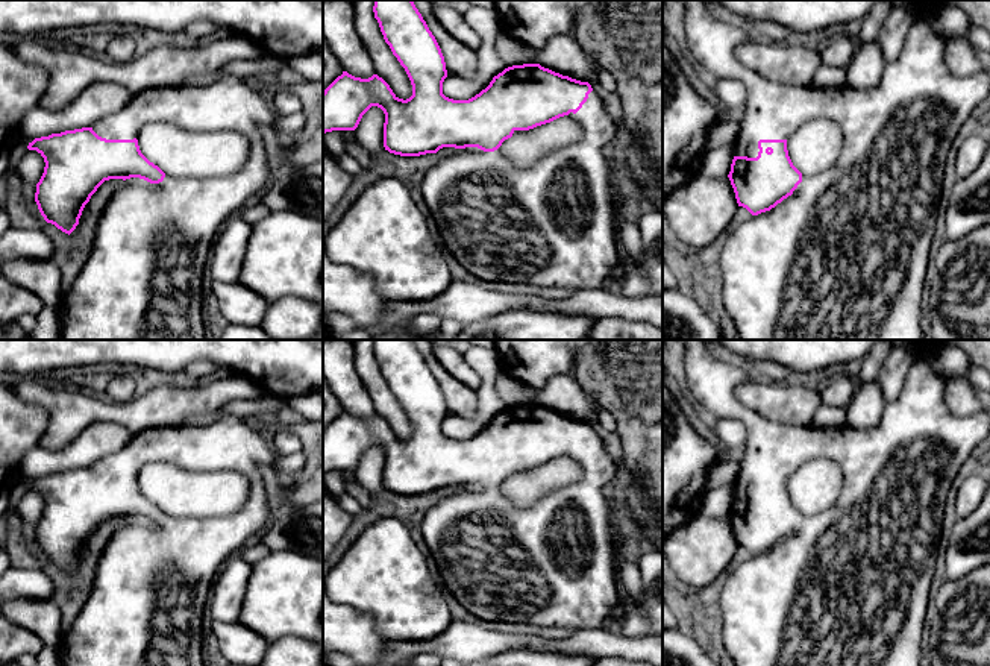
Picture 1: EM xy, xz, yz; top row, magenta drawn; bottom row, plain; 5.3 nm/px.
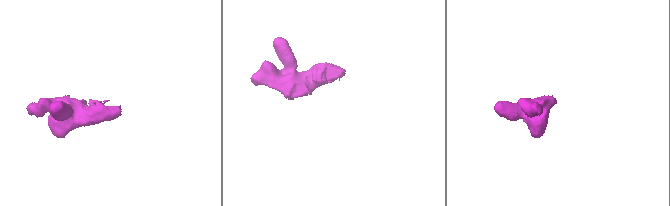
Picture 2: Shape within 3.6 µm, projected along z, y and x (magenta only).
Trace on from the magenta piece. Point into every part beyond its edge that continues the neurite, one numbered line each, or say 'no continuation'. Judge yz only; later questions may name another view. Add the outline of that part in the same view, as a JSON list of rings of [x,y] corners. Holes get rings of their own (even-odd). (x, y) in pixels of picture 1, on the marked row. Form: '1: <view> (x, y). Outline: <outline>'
1: yz (845, 257). Outline: [[[664,0],[664,2],[679,2],[685,6],[685,21],[684,21],[684,30],[687,35],[687,42],[688,42],[688,52],[693,58],[694,62],[700,64],[705,70],[708,70],[710,73],[713,73],[717,79],[735,79],[740,80],[746,91],[747,91],[747,97],[746,97],[746,103],[743,106],[743,109],[740,111],[740,132],[735,138],[735,156],[747,156],[747,158],[757,158],[758,156],[758,141],[760,140],[788,140],[790,135],[797,130],[804,123],[810,121],[810,120],[829,120],[834,121],[841,132],[841,149],[838,153],[837,161],[834,162],[834,165],[828,170],[825,170],[823,173],[819,173],[816,176],[804,176],[802,174],[802,182],[797,185],[797,188],[793,191],[791,196],[788,196],[787,199],[784,199],[781,203],[778,203],[775,208],[772,208],[770,211],[761,212],[758,215],[752,215],[749,220],[746,220],[744,223],[741,223],[728,238],[728,241],[725,243],[722,253],[720,253],[720,259],[719,259],[719,267],[722,270],[722,302],[723,306],[726,309],[726,314],[729,314],[737,326],[738,335],[741,340],[922,340],[922,326],[920,326],[920,313],[922,313],[922,293],[923,293],[923,285],[925,285],[925,279],[928,275],[928,262],[929,262],[929,250],[931,250],[931,243],[934,240],[934,231],[935,231],[935,223],[937,223],[937,209],[940,205],[940,197],[941,197],[941,191],[943,191],[943,177],[946,173],[946,158],[949,155],[949,149],[951,149],[951,143],[955,138],[955,135],[958,134],[958,130],[961,129],[961,126],[964,124],[964,121],[970,117],[970,114],[973,112],[973,109],[982,102],[985,100],[985,97],[990,94],[990,73],[988,71],[979,71],[975,76],[967,76],[967,77],[958,77],[954,76],[948,65],[946,65],[946,55],[945,55],[945,39],[931,27],[929,21],[920,20],[920,21],[913,21],[908,33],[907,33],[907,41],[904,44],[904,49],[899,55],[899,58],[893,62],[887,62],[882,71],[882,77],[879,80],[879,83],[873,88],[869,90],[860,90],[860,88],[854,88],[851,85],[843,85],[843,86],[828,86],[828,88],[817,88],[817,86],[790,86],[787,83],[779,83],[770,79],[766,79],[760,70],[755,68],[749,68],[746,67],[737,56],[735,56],[735,50],[738,46],[744,44],[744,42],[750,42],[753,41],[757,36],[753,33],[744,32],[738,27],[734,27],[728,23],[719,21],[717,18],[714,18],[705,8],[705,2],[703,0]]]

